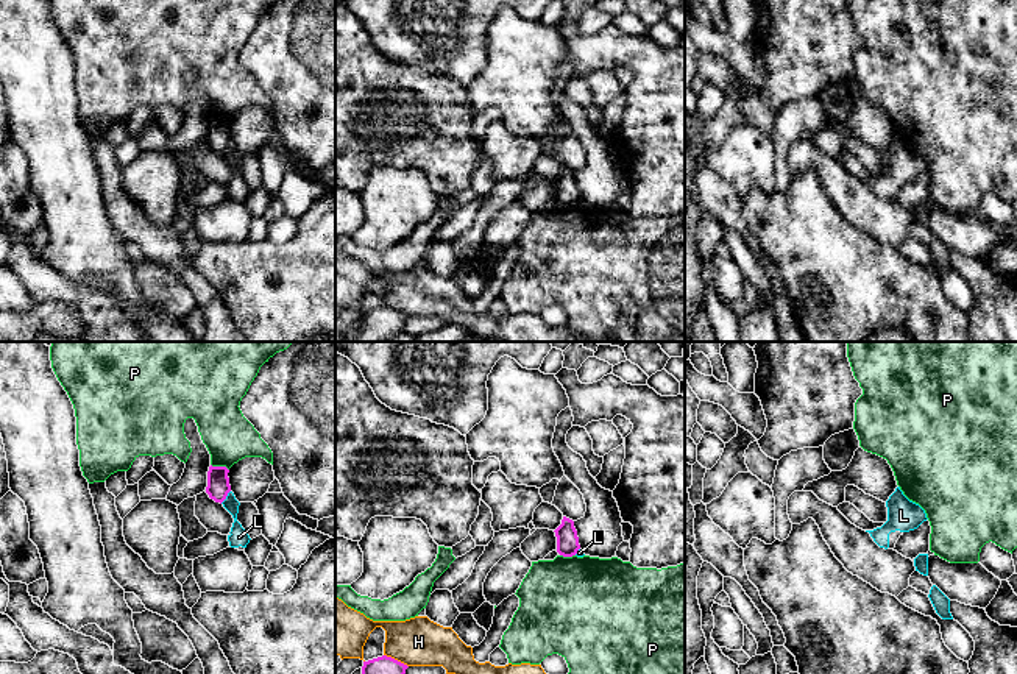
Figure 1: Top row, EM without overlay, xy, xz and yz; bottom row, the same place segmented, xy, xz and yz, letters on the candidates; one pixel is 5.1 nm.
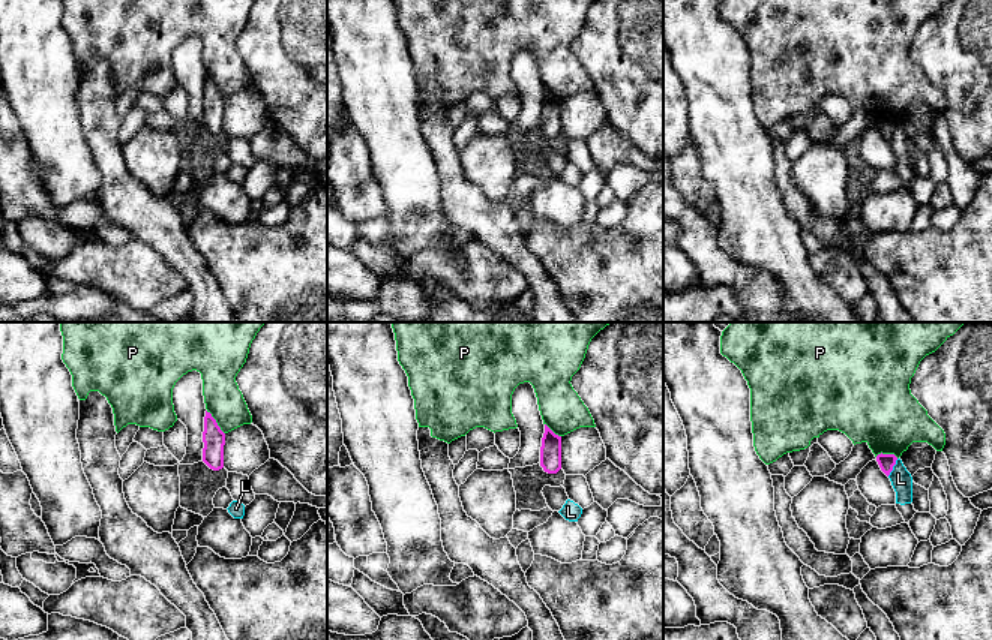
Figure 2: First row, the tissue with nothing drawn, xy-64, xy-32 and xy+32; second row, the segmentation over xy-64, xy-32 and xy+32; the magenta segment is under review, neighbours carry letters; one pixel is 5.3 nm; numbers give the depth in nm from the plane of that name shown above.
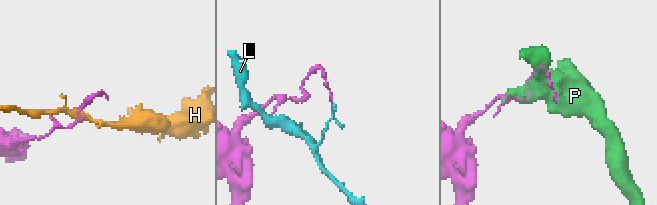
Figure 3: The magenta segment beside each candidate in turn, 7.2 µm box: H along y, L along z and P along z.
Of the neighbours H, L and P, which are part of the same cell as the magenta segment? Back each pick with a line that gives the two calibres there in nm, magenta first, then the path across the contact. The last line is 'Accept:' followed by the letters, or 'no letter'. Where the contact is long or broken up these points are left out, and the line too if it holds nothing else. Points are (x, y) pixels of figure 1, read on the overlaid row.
Accept: no letter

